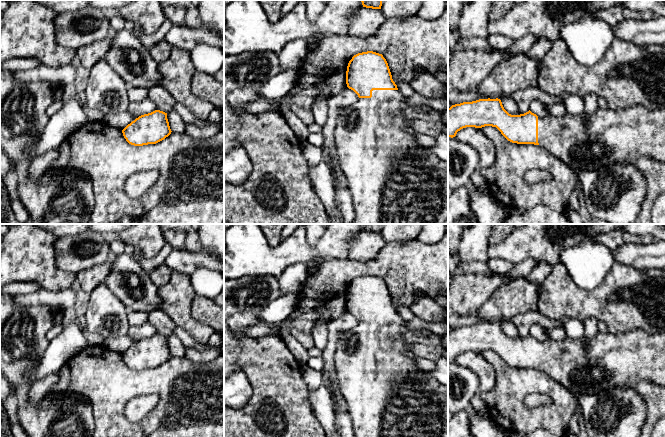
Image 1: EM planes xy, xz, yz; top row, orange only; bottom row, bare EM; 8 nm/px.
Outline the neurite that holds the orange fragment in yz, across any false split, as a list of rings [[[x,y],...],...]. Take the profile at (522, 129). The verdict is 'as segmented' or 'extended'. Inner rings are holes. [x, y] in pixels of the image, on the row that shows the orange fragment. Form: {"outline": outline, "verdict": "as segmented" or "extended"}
{"outline": [[[479,99],[463,102],[448,108],[448,137],[455,137],[457,132],[466,127],[496,127],[510,142],[517,144],[539,145],[559,158],[575,172],[604,170],[607,166],[617,163],[636,164],[640,158],[651,157],[665,162],[665,108],[649,110],[643,106],[612,110],[598,108],[592,115],[573,115],[566,113],[561,117],[538,117],[530,110],[524,114],[511,115],[503,107],[500,99]]], "verdict": "extended"}

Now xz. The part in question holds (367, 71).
{"outline": [[[373,51],[354,55],[347,66],[346,84],[358,95],[359,99],[351,106],[340,110],[335,130],[335,146],[356,213],[356,218],[351,224],[443,224],[448,217],[448,163],[427,152],[412,135],[407,133],[408,129],[413,129],[413,120],[406,118],[403,111],[410,105],[393,81],[386,59],[382,54]]], "verdict": "extended"}

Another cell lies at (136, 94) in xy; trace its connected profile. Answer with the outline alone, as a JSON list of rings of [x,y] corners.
[[[128,86],[127,87],[127,95],[129,97],[130,103],[142,102],[143,100],[148,98],[149,89]]]

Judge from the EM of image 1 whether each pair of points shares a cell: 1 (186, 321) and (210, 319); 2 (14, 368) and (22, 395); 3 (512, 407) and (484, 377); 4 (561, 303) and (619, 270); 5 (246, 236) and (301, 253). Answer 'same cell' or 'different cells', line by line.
1: different cells
2: same cell
3: different cells
4: same cell
5: same cell

